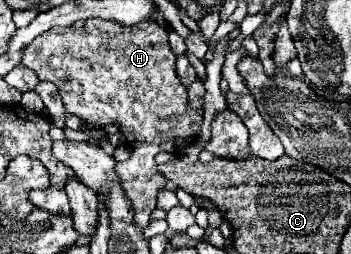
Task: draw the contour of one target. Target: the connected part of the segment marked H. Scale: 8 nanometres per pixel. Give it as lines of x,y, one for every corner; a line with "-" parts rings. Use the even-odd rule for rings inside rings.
91,18
83,28
55,27
35,38
35,42
23,50
23,64
31,68
39,80
49,80
59,88
65,110
89,124
115,124
119,126
125,142
131,146
133,154
127,162
117,164
117,174
123,182
123,190
133,202
135,224
145,228
151,222
151,212
155,210
157,192
165,186
163,176
157,170
155,156
173,146
193,144
201,134
203,108
191,108
187,104
187,88
175,74
175,56
169,48
167,32
153,20
135,24
135,28
123,28
121,24
111,24
111,20

